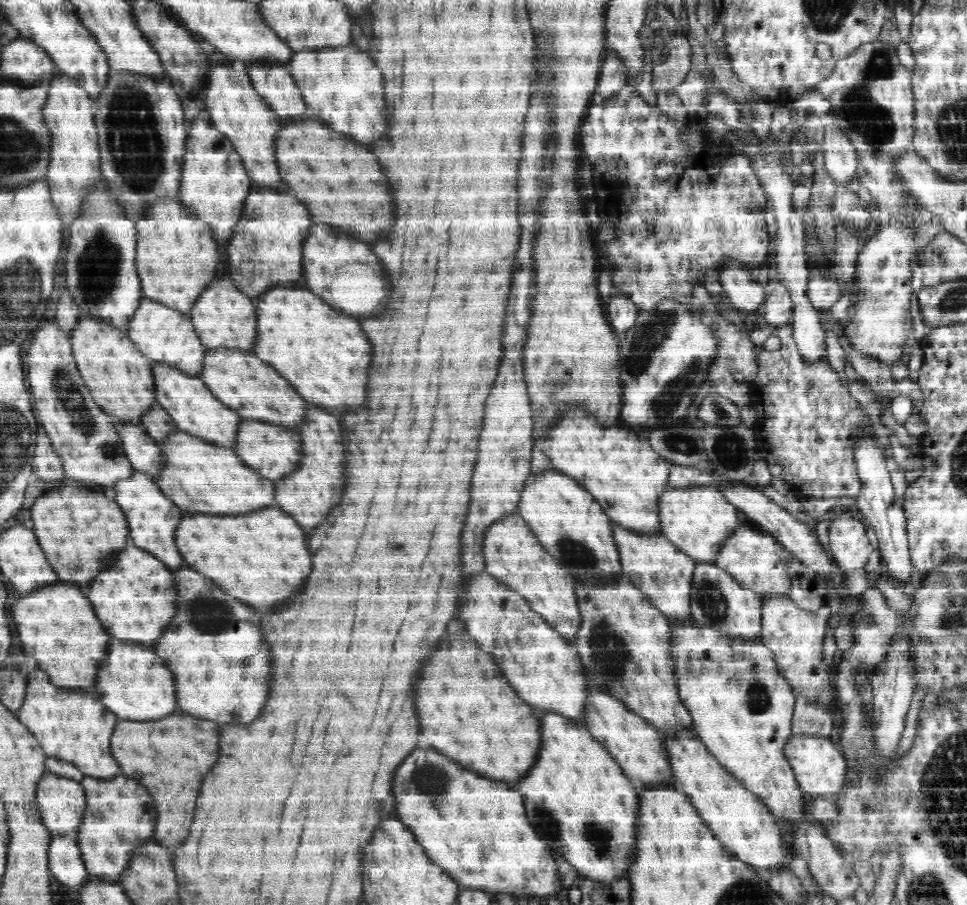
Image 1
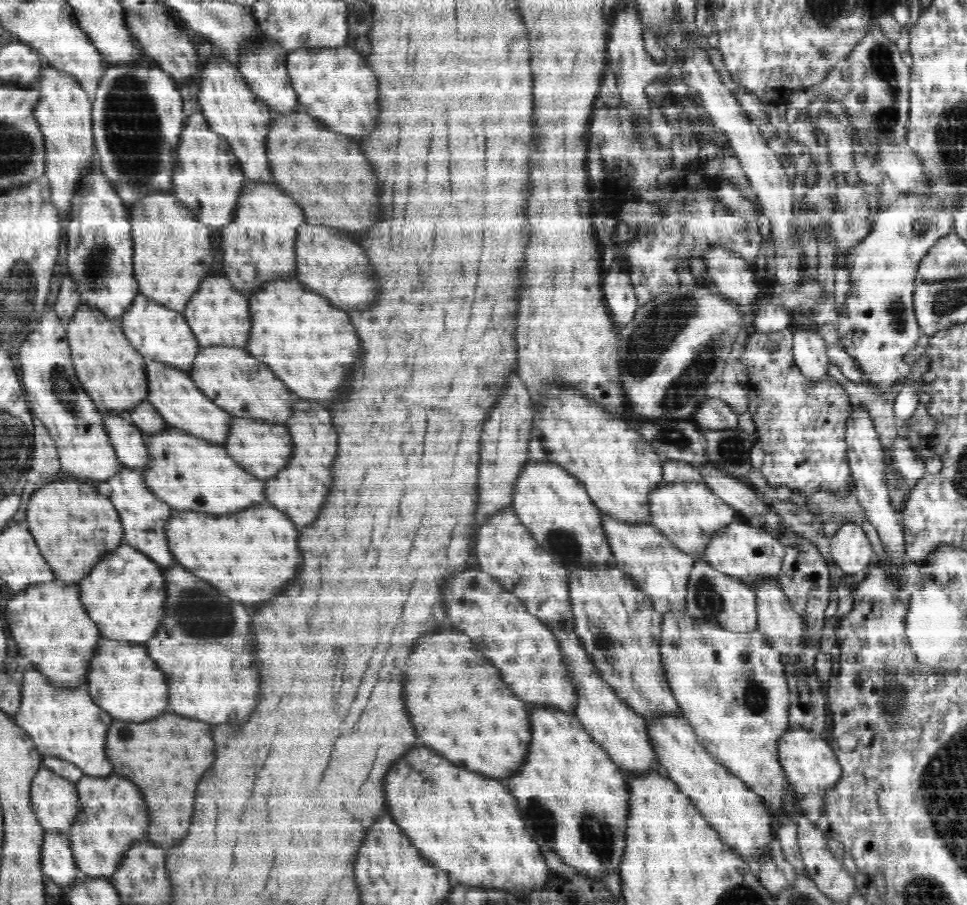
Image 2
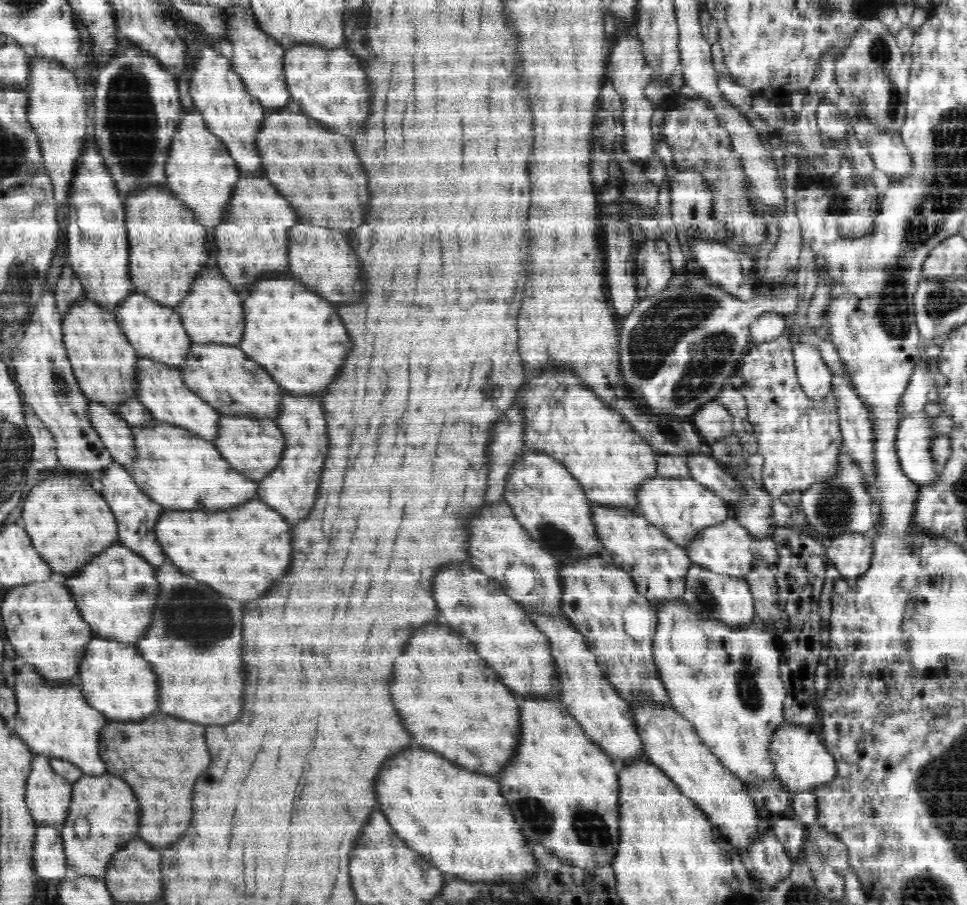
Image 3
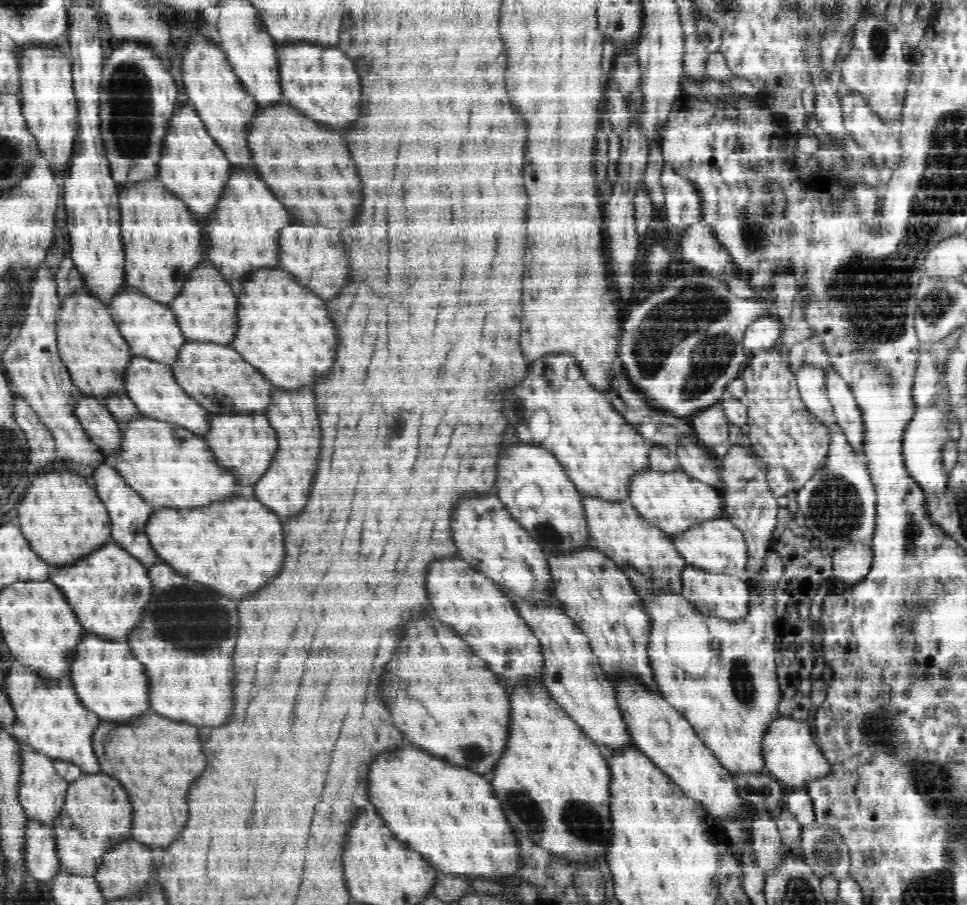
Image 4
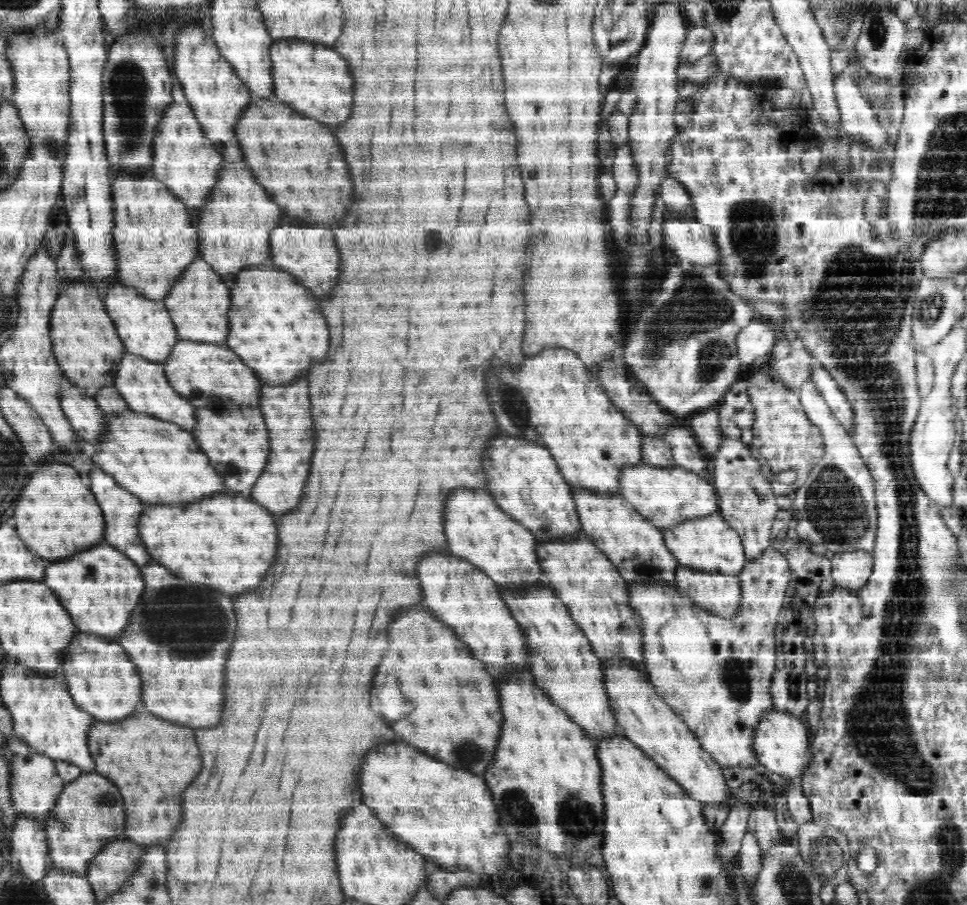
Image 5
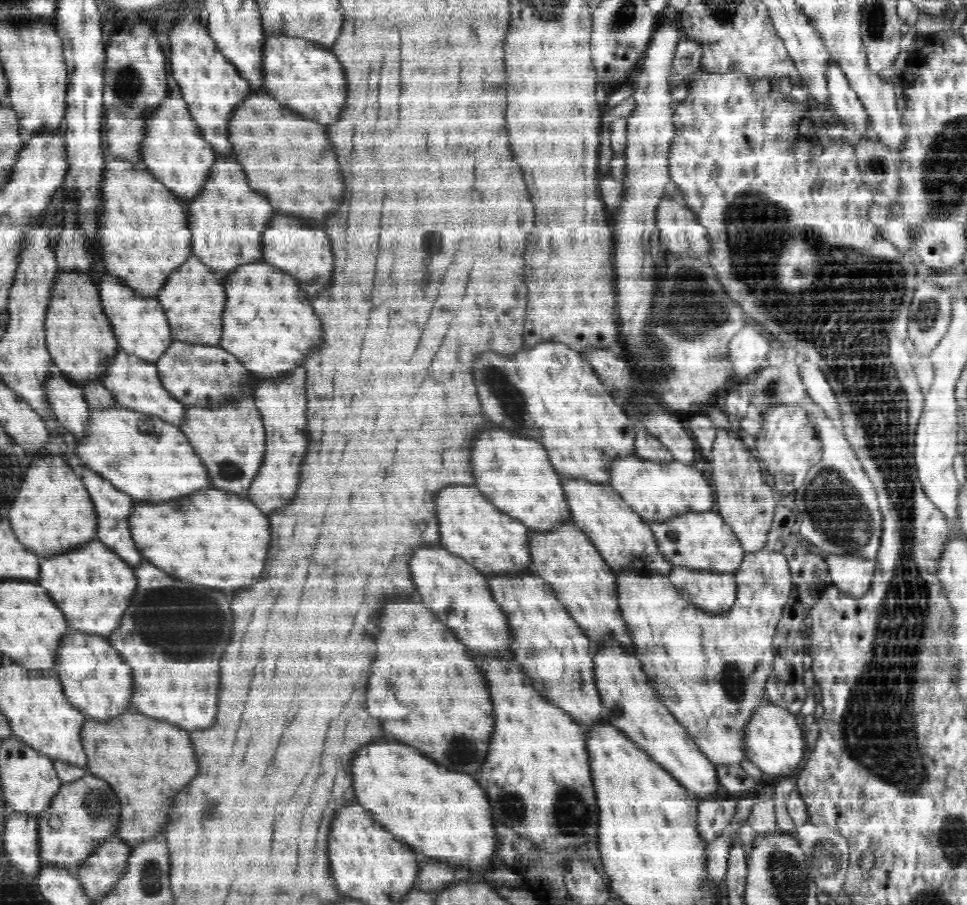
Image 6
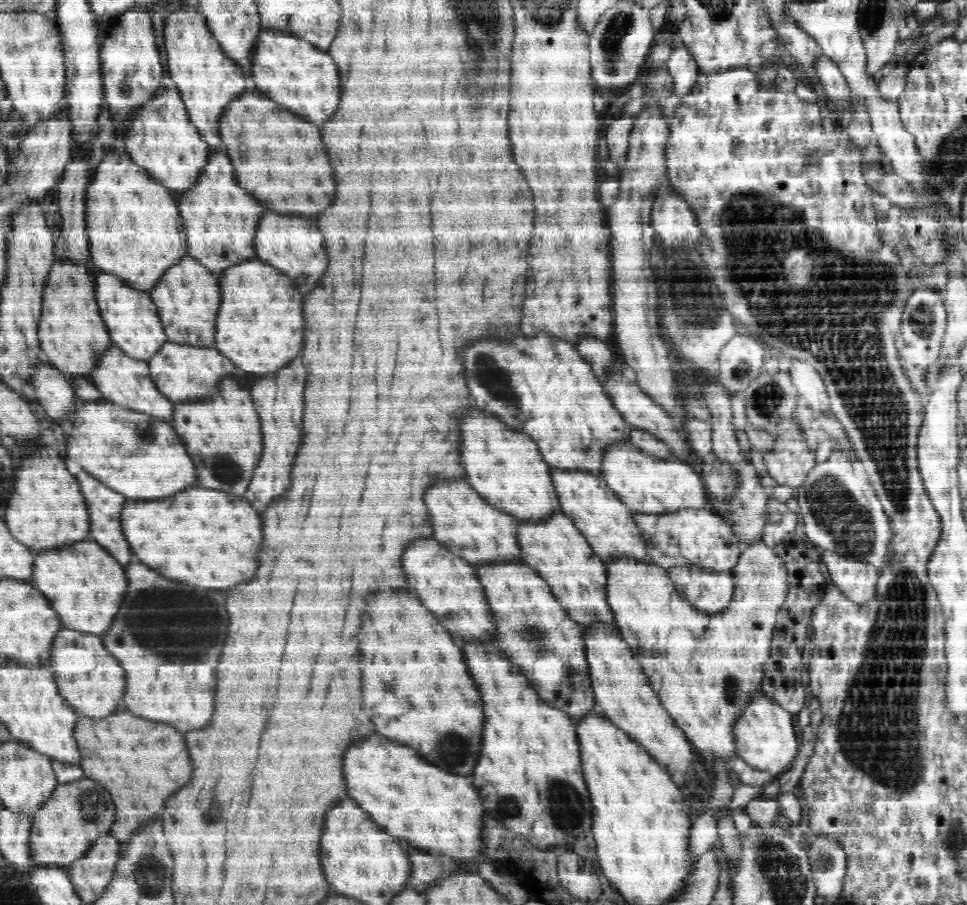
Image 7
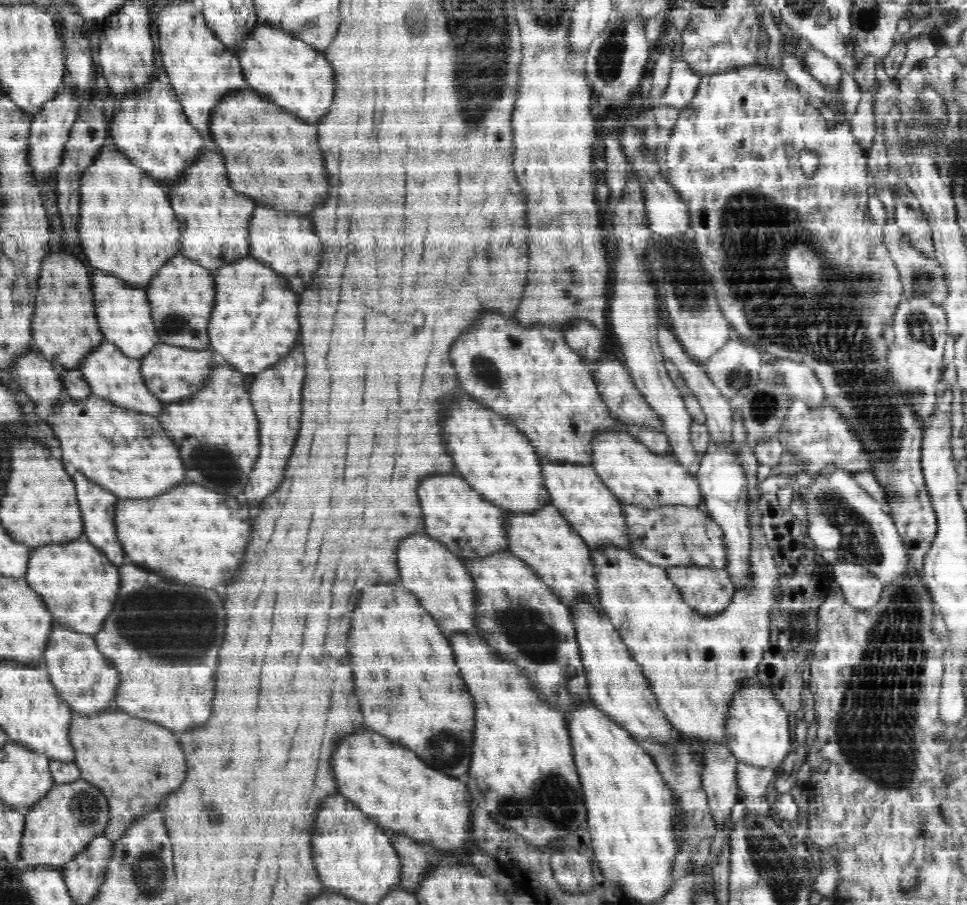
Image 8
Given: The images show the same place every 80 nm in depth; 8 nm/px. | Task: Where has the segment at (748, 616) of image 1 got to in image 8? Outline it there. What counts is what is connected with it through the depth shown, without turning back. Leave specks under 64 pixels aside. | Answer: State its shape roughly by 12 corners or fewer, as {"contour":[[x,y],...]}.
{"contour":[[670,567],[681,597],[704,615],[736,592],[725,569]]}

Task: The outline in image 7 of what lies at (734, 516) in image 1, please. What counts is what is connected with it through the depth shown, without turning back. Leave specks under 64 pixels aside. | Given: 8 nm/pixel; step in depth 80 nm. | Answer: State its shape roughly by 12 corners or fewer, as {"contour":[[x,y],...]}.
{"contour":[[616,444],[604,482],[632,512],[710,508],[699,470]]}

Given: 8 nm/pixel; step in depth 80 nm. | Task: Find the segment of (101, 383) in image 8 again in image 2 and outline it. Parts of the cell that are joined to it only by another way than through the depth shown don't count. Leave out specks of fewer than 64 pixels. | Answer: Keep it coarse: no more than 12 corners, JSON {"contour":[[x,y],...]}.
{"contour":[[146,361],[168,426],[219,445],[233,418],[188,373]]}

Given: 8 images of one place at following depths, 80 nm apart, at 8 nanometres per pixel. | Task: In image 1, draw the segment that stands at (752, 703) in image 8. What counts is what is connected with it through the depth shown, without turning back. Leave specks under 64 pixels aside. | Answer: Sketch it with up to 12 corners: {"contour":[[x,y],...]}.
{"contour":[[792,735],[783,753],[800,789],[836,794],[847,762],[828,737]]}

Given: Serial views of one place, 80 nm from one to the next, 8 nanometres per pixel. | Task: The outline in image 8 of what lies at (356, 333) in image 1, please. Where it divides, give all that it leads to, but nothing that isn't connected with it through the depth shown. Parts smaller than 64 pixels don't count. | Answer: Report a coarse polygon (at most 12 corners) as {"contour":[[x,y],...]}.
{"contour":[[252,256],[212,270],[210,348],[258,375],[296,344],[298,296]]}

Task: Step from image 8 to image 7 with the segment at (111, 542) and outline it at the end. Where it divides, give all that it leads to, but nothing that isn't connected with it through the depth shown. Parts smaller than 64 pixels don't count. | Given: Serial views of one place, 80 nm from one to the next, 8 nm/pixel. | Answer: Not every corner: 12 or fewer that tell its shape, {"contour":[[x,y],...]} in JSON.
{"contour":[[78,472],[92,512],[92,540],[127,566],[132,554],[120,528],[127,497]]}

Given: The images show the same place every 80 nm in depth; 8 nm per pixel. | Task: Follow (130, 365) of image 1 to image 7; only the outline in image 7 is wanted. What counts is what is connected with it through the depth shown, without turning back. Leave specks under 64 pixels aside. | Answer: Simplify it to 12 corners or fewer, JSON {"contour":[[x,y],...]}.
{"contour":[[56,260],[39,343],[68,376],[88,376],[110,348],[95,282]]}

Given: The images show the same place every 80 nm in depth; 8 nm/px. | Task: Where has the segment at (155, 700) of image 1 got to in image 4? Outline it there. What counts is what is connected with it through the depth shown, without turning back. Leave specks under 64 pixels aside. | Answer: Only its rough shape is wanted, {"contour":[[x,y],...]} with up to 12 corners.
{"contour":[[90,634],[68,676],[104,720],[148,710],[147,666]]}

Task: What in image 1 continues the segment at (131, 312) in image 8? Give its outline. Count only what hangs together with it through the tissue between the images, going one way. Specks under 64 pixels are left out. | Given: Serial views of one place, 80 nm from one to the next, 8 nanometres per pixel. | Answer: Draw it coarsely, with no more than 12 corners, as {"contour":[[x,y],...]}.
{"contour":[[144,297],[123,329],[154,364],[202,374],[188,315]]}

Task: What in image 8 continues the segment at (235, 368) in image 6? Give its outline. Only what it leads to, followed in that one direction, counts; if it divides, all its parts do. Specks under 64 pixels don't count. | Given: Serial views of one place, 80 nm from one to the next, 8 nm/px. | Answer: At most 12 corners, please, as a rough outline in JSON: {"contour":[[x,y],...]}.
{"contour":[[158,343],[142,361],[166,404],[200,392],[220,362],[211,348]]}

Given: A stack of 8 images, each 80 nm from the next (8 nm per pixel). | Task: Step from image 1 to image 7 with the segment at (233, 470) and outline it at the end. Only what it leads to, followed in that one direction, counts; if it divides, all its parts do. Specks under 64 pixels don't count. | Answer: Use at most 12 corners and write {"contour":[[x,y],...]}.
{"contour":[[78,402],[67,456],[128,500],[196,484],[169,422]]}

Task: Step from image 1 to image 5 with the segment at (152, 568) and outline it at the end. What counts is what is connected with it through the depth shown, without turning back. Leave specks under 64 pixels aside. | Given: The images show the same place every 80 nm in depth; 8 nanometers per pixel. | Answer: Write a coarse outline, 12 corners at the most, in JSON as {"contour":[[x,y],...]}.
{"contour":[[101,542],[50,562],[43,583],[79,632],[114,638],[142,568]]}

